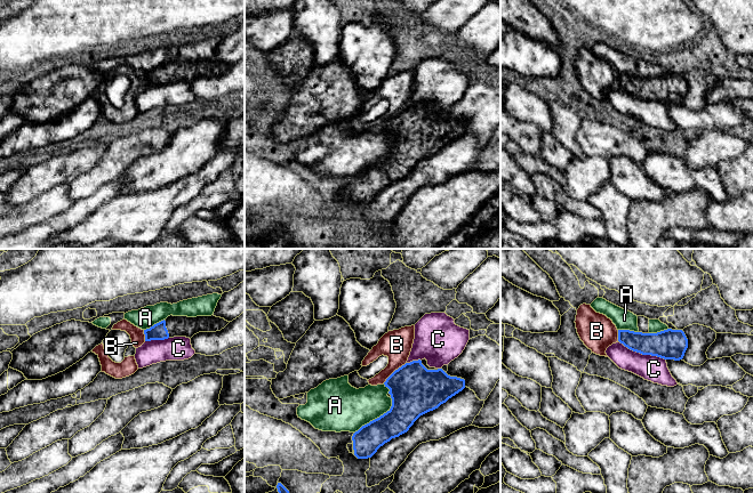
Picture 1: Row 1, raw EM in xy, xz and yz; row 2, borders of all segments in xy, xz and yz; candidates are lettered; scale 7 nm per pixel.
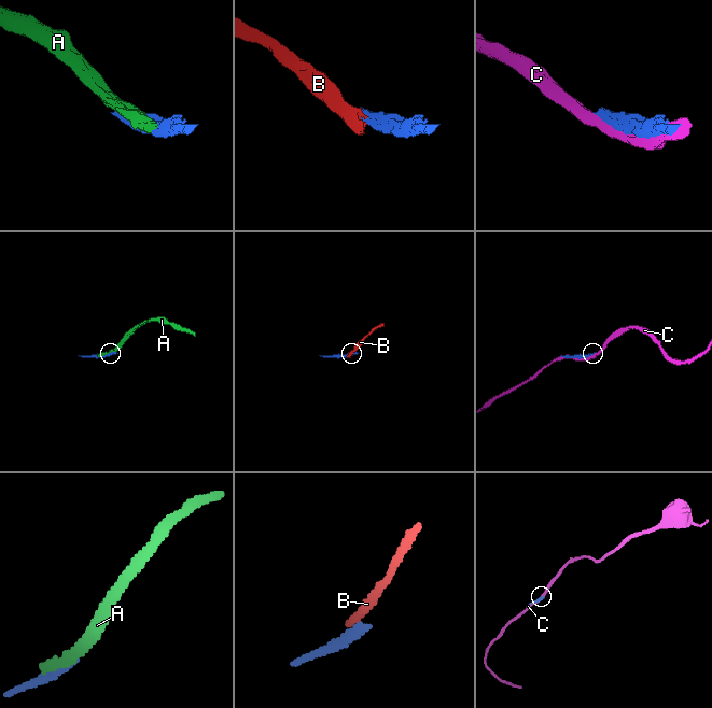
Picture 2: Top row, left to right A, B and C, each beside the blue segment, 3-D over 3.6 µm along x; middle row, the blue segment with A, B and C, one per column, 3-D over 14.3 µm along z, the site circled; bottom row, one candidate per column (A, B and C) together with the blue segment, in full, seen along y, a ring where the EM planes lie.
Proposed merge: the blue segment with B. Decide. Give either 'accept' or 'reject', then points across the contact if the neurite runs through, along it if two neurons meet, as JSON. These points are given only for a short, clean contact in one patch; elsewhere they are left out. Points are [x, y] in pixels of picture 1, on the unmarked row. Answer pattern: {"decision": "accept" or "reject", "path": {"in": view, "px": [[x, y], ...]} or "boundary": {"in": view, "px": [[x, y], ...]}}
{"decision": "reject", "boundary": {"in": "xz", "px": [[406, 106], [383, 127]]}}

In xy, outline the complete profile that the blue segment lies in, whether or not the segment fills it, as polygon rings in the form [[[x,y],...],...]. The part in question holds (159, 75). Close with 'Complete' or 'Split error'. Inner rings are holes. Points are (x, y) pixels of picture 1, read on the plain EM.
[[[168,60],[166,64],[144,74],[145,86],[165,84],[174,81],[192,82],[199,76],[216,76],[224,73],[230,66],[211,60]]]. Split error

